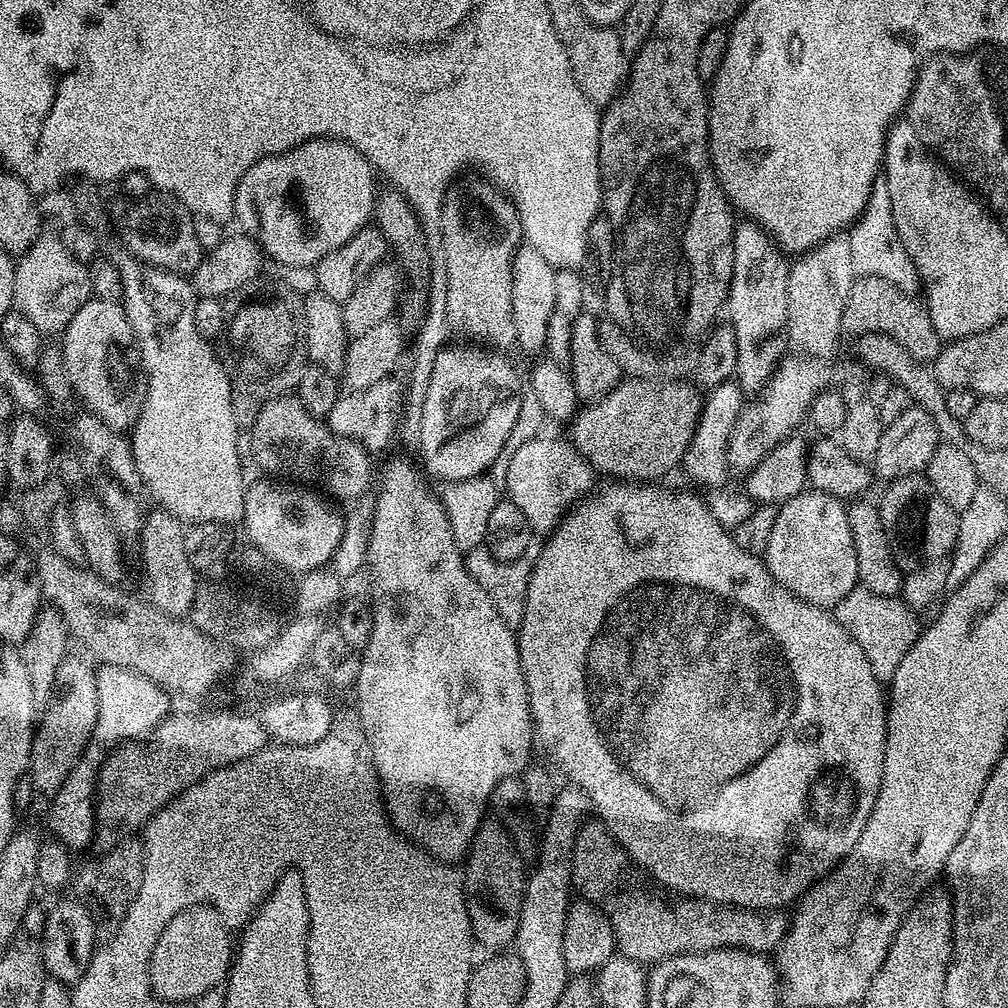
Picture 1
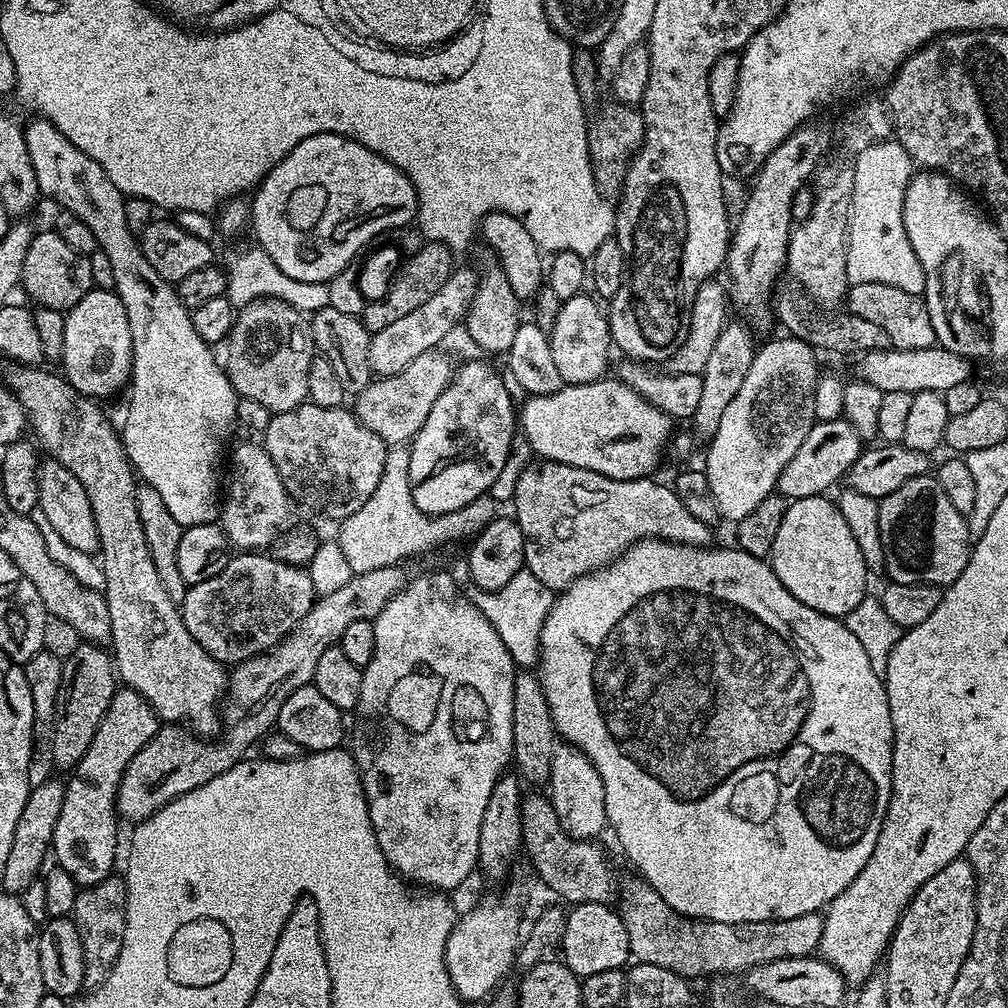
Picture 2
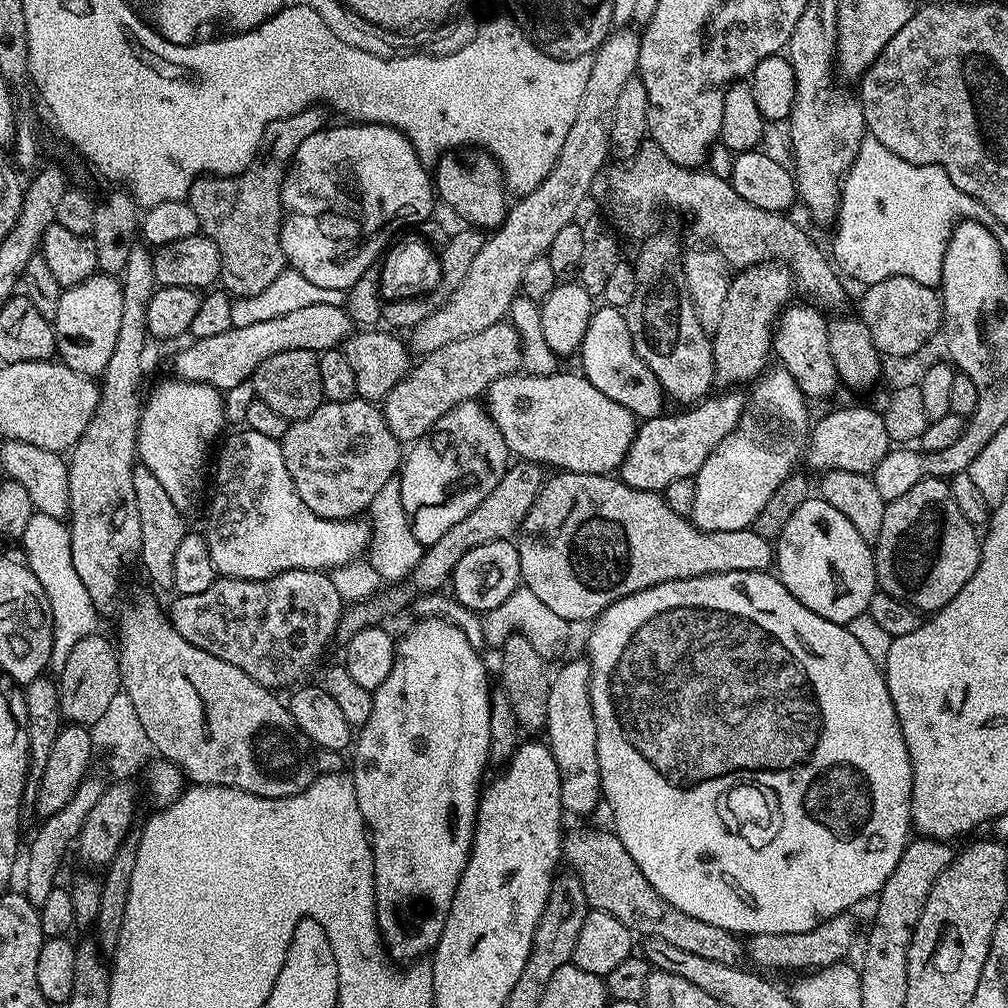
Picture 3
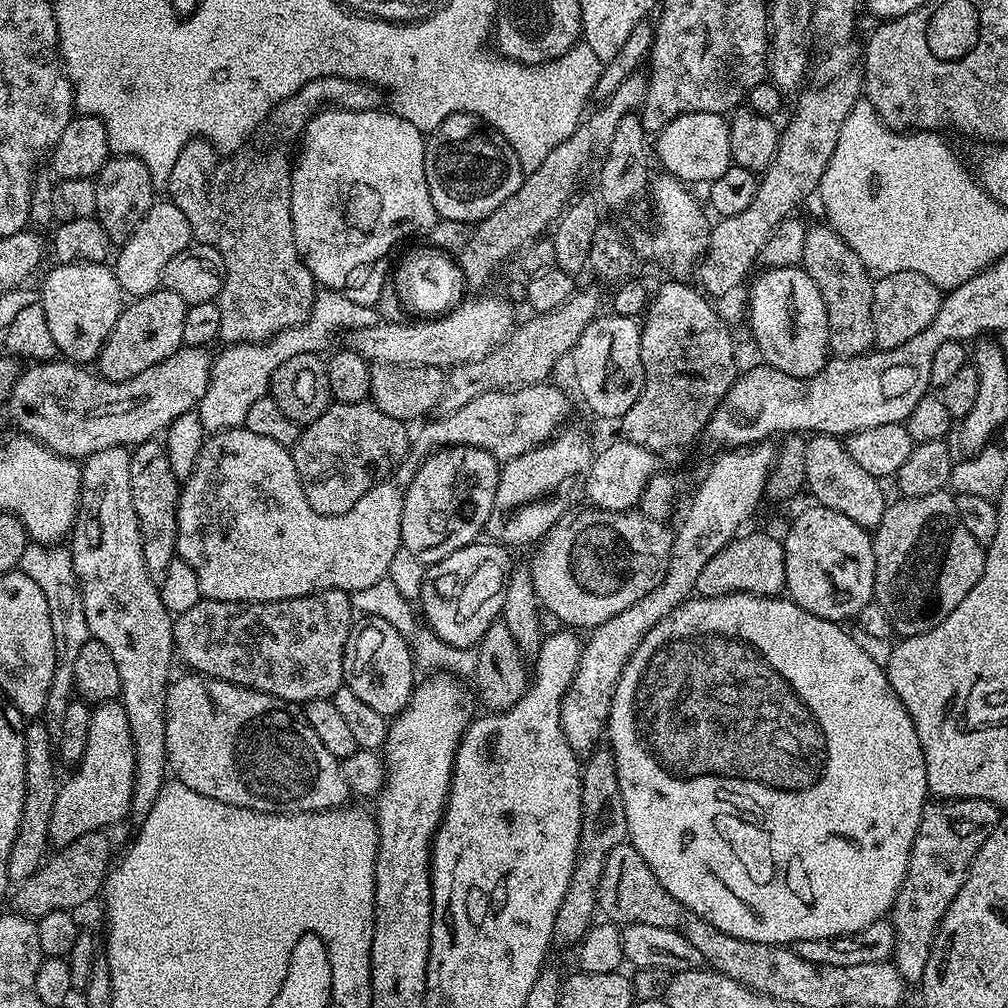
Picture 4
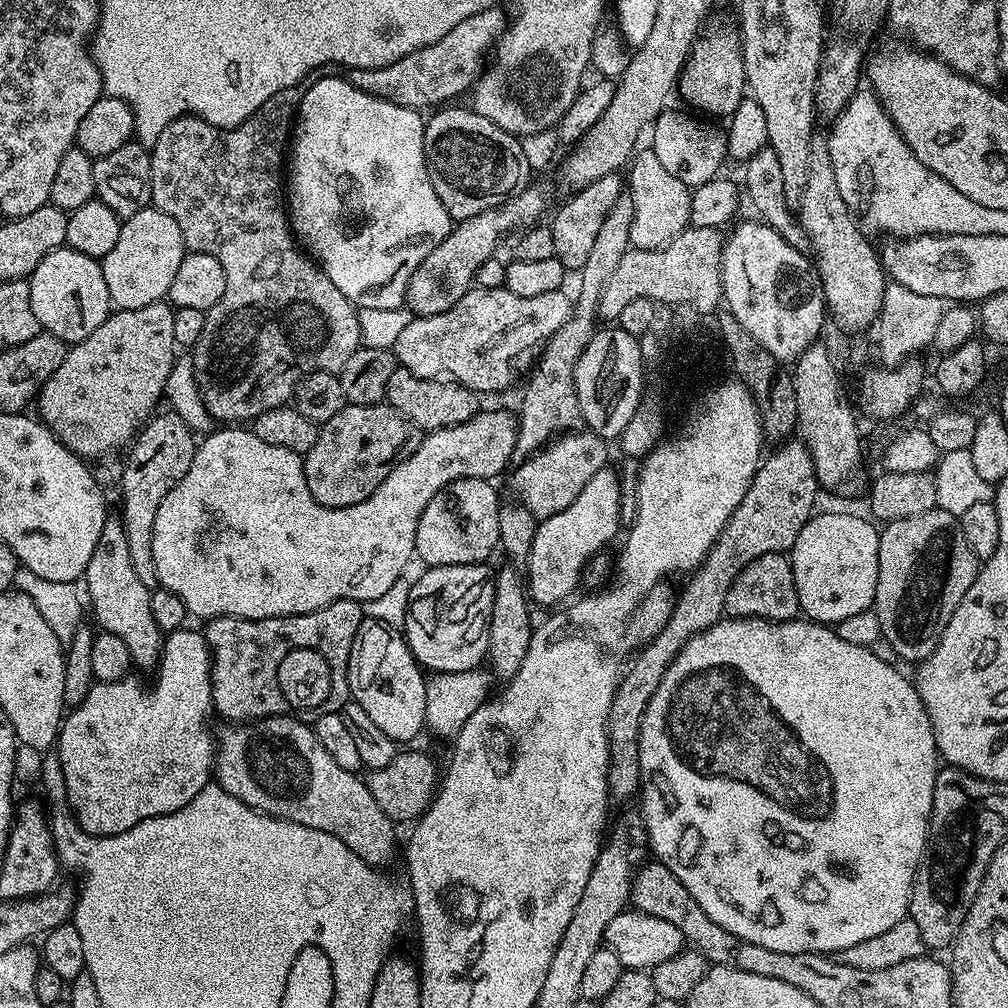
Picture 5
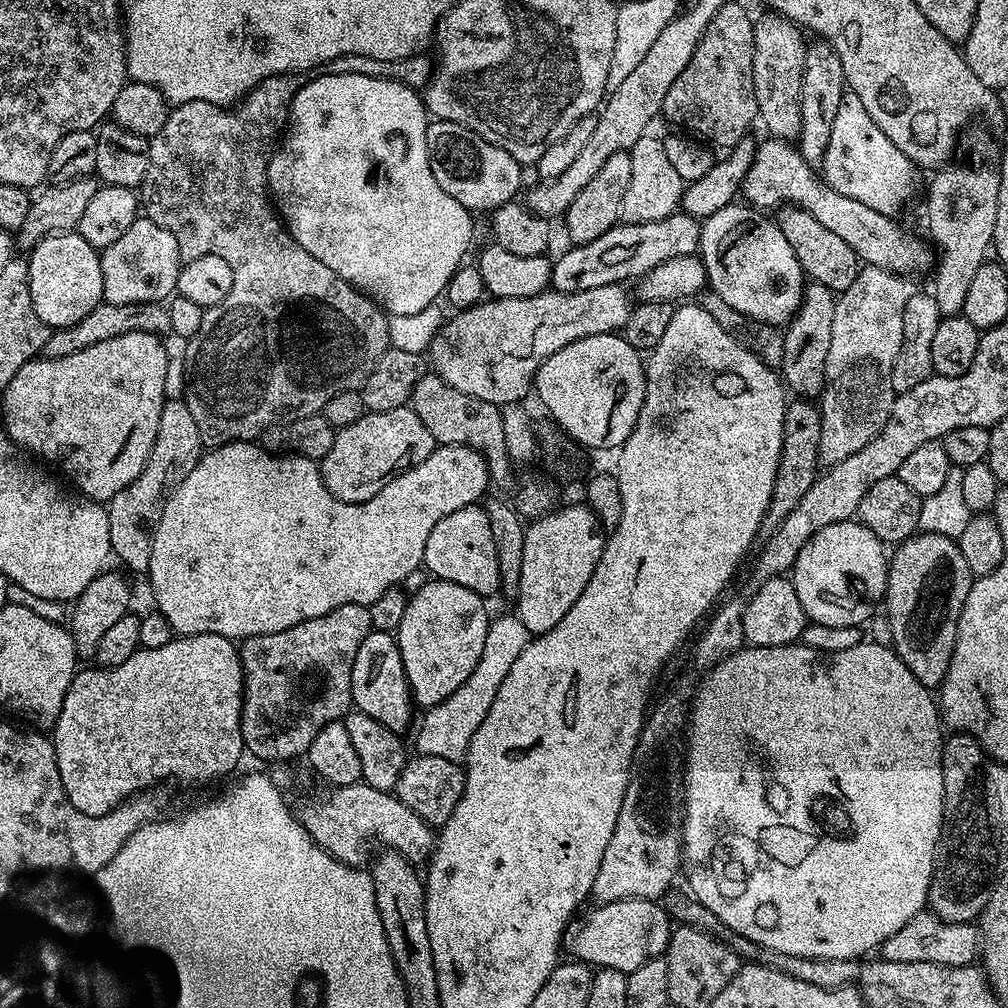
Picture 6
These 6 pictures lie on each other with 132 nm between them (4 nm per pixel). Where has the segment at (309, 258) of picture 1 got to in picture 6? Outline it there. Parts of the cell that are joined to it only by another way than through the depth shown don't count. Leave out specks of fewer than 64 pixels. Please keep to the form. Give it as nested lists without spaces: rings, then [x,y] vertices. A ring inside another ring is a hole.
[[[316,74],[298,90],[292,99],[292,107],[288,109],[288,123],[278,147],[272,153],[268,164],[268,191],[274,201],[274,207],[288,233],[322,266],[330,266],[334,274],[341,276],[353,288],[359,288],[365,296],[376,301],[385,313],[396,315],[416,314],[431,304],[437,303],[445,295],[445,288],[456,269],[465,263],[464,255],[472,244],[473,213],[462,206],[462,202],[454,202],[442,186],[434,178],[434,170],[430,170],[426,130],[430,123],[428,110],[424,106],[421,93],[397,80],[389,80],[386,76],[367,76],[366,74]]]

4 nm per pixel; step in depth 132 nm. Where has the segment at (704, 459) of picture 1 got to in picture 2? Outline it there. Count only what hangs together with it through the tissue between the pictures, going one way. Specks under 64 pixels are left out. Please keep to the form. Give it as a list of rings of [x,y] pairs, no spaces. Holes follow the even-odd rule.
[[[729,322],[725,324],[722,334],[718,334],[718,342],[714,342],[714,350],[710,359],[706,361],[706,370],[700,373],[702,378],[702,395],[698,401],[698,410],[694,410],[690,421],[691,431],[697,437],[701,436],[704,442],[712,439],[712,435],[718,430],[718,422],[722,422],[722,414],[734,394],[742,387],[742,382],[750,370],[750,362],[756,356],[757,341],[752,341],[753,329],[747,323]]]

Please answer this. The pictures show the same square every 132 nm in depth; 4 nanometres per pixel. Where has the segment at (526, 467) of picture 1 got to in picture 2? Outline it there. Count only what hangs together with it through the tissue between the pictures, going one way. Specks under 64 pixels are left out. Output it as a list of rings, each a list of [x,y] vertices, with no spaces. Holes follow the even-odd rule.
[[[541,459],[540,464],[532,464],[529,468],[524,468],[520,472],[520,477],[516,480],[516,512],[518,523],[524,535],[524,568],[538,578],[543,586],[551,590],[563,590],[568,588],[578,578],[582,578],[587,572],[597,572],[599,568],[606,568],[612,561],[618,559],[622,553],[639,540],[666,540],[670,544],[694,544],[697,546],[708,546],[713,543],[713,529],[707,524],[698,522],[686,511],[686,506],[678,502],[678,494],[667,483],[659,484],[656,478],[645,478],[643,480],[615,480],[606,478],[602,474],[594,474],[594,470],[582,470],[578,466],[566,466],[562,462]]]

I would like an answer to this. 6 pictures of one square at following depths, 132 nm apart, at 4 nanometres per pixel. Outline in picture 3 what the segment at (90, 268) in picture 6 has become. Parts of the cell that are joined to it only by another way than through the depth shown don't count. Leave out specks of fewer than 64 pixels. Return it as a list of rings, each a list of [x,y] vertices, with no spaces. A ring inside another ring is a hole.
[[[97,274],[64,289],[54,327],[59,359],[70,366],[70,370],[78,370],[83,376],[93,378],[104,373],[114,353],[121,325],[122,302],[121,281],[115,276]]]

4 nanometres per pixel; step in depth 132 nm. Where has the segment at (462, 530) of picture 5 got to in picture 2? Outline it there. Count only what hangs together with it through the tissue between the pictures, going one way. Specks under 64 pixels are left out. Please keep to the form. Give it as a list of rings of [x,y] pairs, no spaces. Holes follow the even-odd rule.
[[[480,358],[469,359],[467,362],[461,363],[464,364],[461,368],[459,365],[455,369],[452,381],[446,386],[446,390],[442,390],[442,394],[438,394],[438,402],[434,402],[430,414],[426,414],[426,422],[422,422],[418,434],[412,437],[410,447],[406,452],[410,458],[409,486],[412,488],[414,505],[418,506],[418,510],[433,517],[461,510],[468,503],[474,501],[474,499],[478,499],[479,496],[491,493],[491,488],[495,486],[496,479],[503,474],[504,467],[508,464],[508,455],[512,452],[512,435],[517,435],[518,432],[518,408],[515,403],[512,405],[512,396],[508,393],[508,388],[504,385],[503,378],[490,365],[483,364],[482,361],[476,359]]]

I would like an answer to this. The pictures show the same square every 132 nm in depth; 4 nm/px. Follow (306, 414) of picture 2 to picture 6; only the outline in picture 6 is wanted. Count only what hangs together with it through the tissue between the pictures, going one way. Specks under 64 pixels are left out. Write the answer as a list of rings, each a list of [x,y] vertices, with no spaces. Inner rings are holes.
[[[410,406],[385,412],[365,411],[358,422],[350,422],[350,426],[337,431],[334,446],[330,446],[329,452],[318,462],[320,477],[334,498],[351,504],[364,504],[374,498],[386,482],[418,466],[418,462],[426,462],[437,447],[434,434],[426,430],[422,418],[418,418]]]

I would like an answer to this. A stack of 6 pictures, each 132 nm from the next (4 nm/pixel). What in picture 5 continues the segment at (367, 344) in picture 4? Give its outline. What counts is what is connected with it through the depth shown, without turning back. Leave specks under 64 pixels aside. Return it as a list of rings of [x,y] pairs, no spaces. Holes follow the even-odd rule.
[[[472,286],[456,305],[432,317],[417,316],[394,347],[397,365],[418,378],[449,380],[477,394],[500,392],[512,384],[512,363],[523,352],[539,349],[572,317],[574,307],[563,291],[521,298],[506,287]]]

